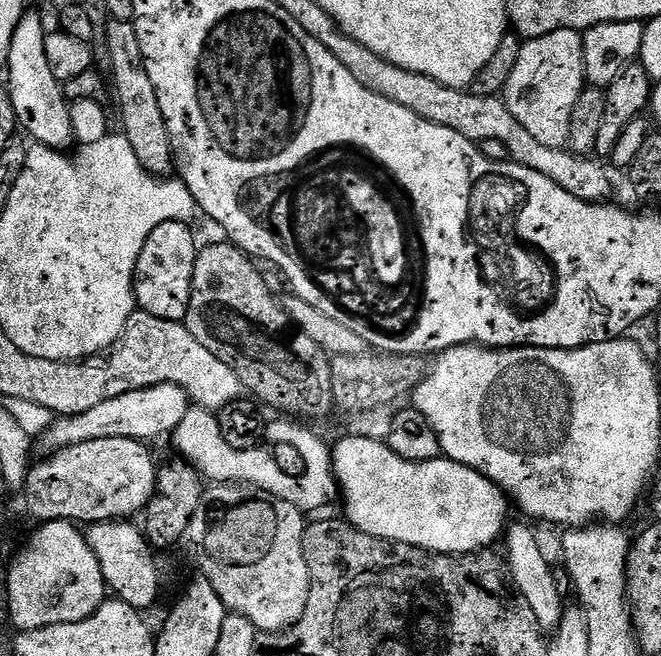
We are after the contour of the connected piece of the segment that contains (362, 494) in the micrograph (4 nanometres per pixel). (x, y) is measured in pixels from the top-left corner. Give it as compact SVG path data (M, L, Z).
M348 436L337 442L330 455L339 495L340 492L344 495L347 523L359 532L393 540L395 544L424 548L427 552L441 552L443 556L464 556L467 552L491 549L492 543L505 535L504 519L508 516L509 505L504 494L470 466L447 458L415 464L391 452L387 443L380 441L379 444L368 436Z

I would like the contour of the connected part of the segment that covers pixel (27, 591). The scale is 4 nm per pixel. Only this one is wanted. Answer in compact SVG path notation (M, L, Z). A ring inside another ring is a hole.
M50 520L37 528L7 569L7 615L12 616L12 624L20 632L82 622L94 615L106 599L100 563L81 529L67 520Z

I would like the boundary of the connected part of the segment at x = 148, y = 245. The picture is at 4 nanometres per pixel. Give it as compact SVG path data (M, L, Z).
M180 221L163 222L146 239L132 275L132 292L139 311L167 320L183 321L187 317L198 251L196 236L190 228Z

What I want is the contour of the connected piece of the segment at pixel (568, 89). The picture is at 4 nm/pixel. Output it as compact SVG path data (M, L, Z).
M563 28L520 45L518 60L502 91L505 106L542 146L564 148L570 138L574 102L584 93L584 38L577 29Z

